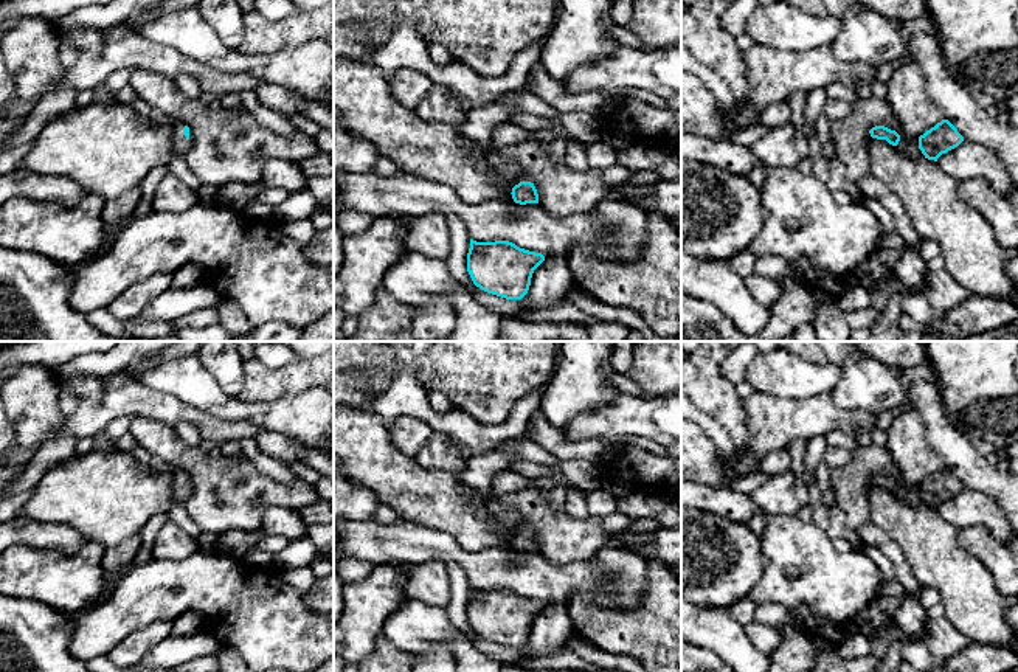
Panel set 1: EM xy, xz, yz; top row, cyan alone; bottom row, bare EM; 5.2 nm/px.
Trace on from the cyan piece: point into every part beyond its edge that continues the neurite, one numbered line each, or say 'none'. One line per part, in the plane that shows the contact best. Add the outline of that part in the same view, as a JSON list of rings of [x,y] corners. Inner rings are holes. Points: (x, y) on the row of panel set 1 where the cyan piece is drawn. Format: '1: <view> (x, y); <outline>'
1: xy (179, 140); [[[174,120],[172,126],[174,126],[172,147],[175,154],[182,155],[191,146],[191,140],[188,140],[183,135],[183,127],[186,124],[180,120]]]

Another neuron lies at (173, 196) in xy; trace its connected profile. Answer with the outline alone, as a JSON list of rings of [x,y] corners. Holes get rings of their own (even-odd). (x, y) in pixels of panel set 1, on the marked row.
[[[168,172],[154,194],[154,211],[182,213],[197,205],[200,200],[197,191],[192,191],[174,174]]]

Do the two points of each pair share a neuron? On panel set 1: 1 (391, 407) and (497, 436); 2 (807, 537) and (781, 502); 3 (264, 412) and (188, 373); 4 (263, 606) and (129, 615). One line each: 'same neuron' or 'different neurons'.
1: same neuron
2: different neurons
3: same neuron
4: same neuron

